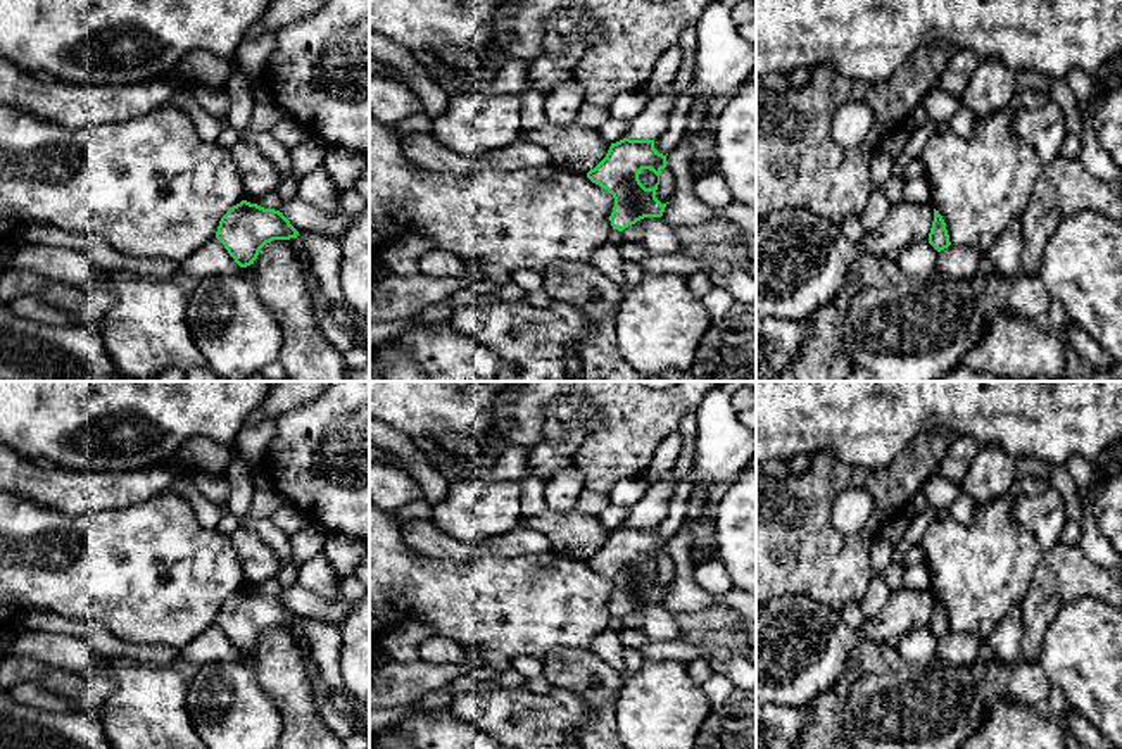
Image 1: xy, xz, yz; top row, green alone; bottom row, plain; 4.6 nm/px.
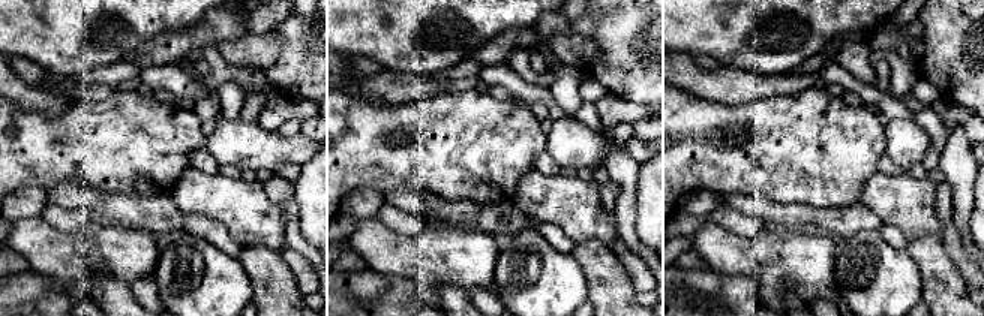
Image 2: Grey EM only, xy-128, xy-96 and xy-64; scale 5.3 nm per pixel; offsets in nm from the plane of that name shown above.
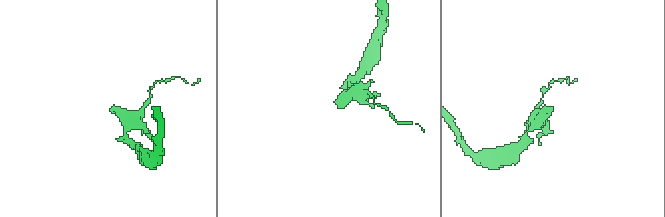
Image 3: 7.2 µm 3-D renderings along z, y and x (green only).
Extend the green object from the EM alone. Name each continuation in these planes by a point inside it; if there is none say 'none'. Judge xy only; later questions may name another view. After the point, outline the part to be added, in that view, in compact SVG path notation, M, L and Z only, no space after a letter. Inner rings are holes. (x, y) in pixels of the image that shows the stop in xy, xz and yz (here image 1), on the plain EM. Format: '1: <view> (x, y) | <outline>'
none

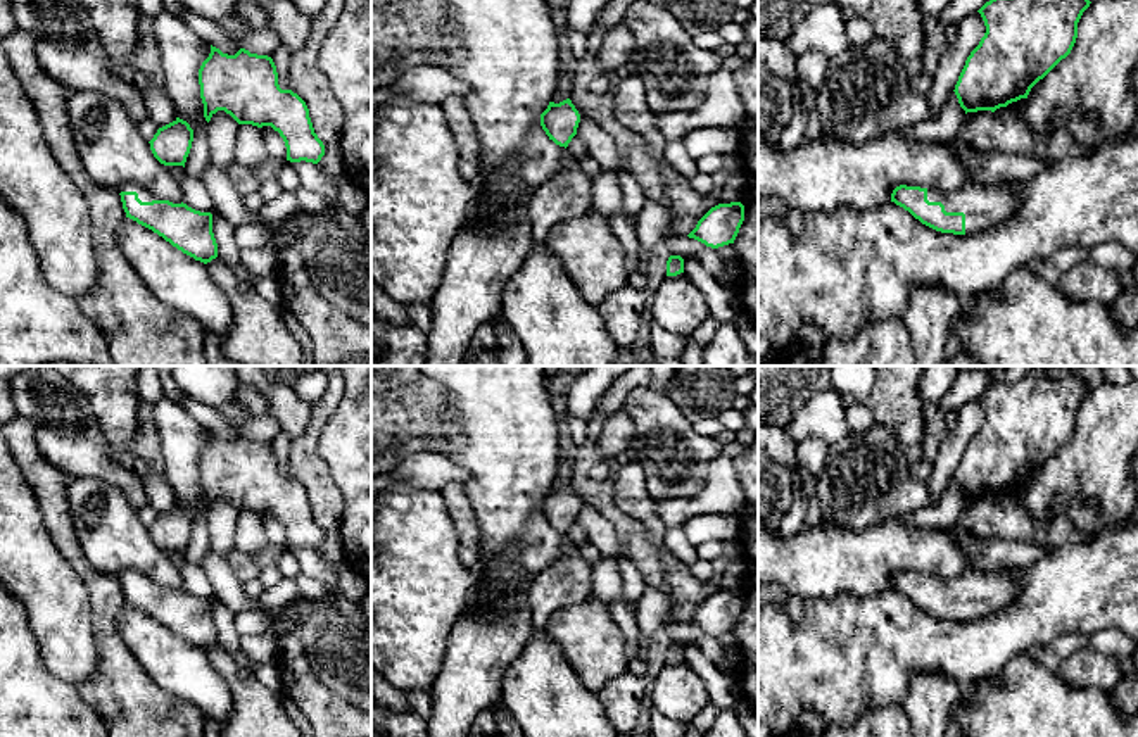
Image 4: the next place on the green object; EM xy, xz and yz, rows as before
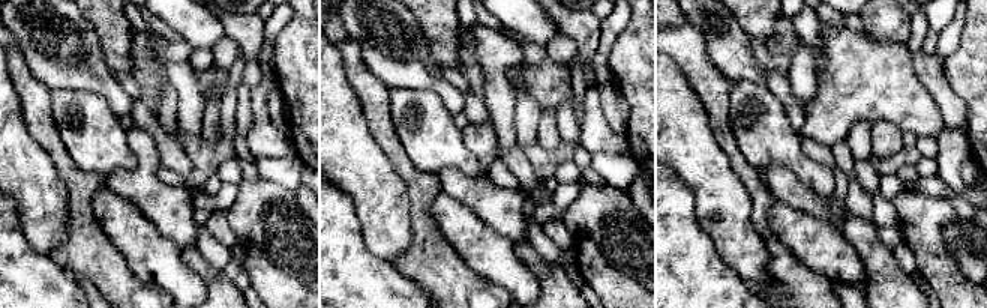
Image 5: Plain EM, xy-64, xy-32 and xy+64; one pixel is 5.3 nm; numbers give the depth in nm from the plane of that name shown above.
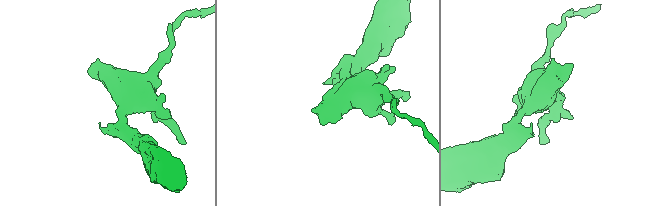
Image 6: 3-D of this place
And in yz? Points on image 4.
1: yz (985, 592) | M965 568L958 576L927 576L929 589L941 589L946 599L965 601L965 620L976 620L1010 604L1021 590L1024 568L981 571Z

